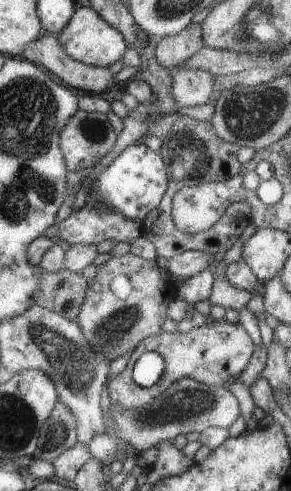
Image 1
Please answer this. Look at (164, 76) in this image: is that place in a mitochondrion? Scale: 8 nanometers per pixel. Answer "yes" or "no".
no

